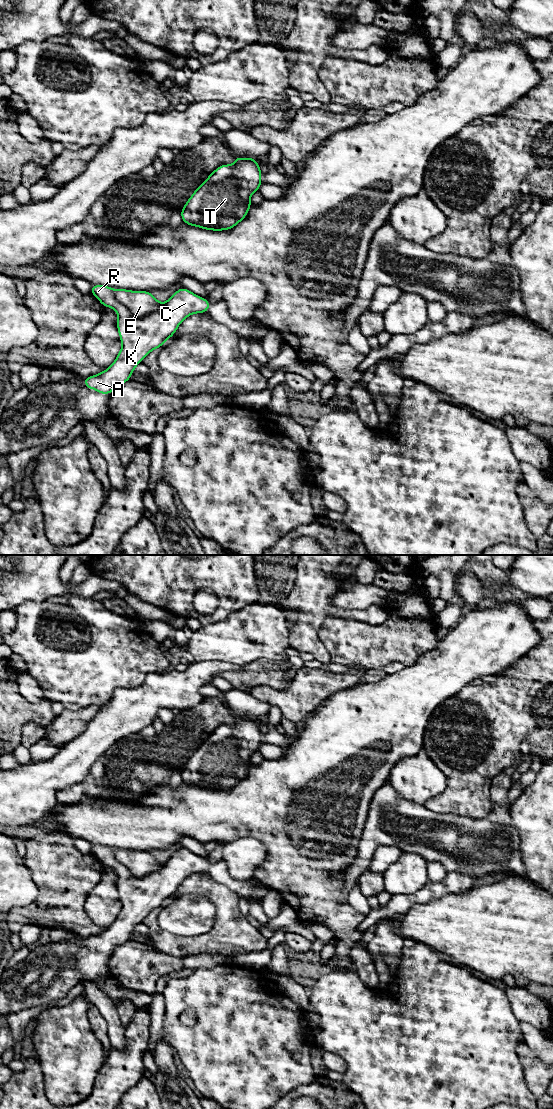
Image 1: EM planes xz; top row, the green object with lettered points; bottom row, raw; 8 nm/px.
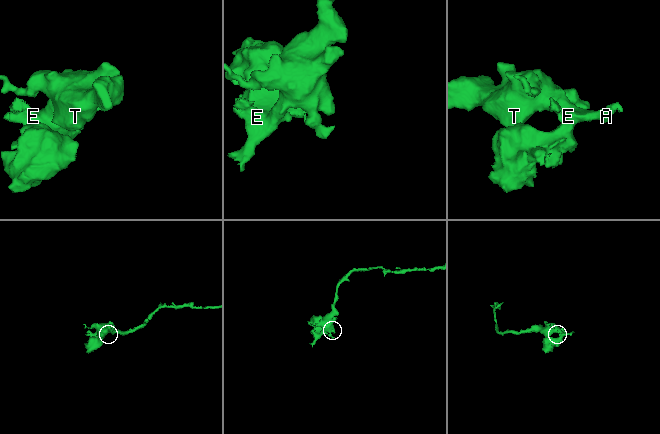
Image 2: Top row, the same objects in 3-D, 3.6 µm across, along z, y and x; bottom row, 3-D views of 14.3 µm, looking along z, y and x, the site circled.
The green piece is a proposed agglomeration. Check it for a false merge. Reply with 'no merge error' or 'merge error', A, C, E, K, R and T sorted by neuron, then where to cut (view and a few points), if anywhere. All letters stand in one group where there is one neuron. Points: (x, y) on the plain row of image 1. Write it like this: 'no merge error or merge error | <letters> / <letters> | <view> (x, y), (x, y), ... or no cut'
merge error | A C K R T / E | xz (114, 850), (115, 857), (136, 876), (146, 876), (163, 865)

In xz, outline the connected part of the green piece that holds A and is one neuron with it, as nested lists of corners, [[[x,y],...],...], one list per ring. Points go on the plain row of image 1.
[[[92,845],[91,853],[100,861],[103,866],[112,868],[118,875],[117,888],[122,902],[122,907],[114,923],[104,932],[84,938],[84,945],[100,954],[111,954],[117,946],[130,940],[136,925],[154,909],[162,907],[167,899],[176,893],[178,886],[185,878],[195,873],[207,873],[210,862],[188,849],[182,847],[177,850],[163,866],[144,877],[133,876],[128,868],[123,865],[115,856],[115,850],[109,846]]]

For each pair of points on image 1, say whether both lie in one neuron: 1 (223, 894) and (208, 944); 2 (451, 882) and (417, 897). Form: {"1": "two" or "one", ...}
{"1": "one", "2": "one"}

